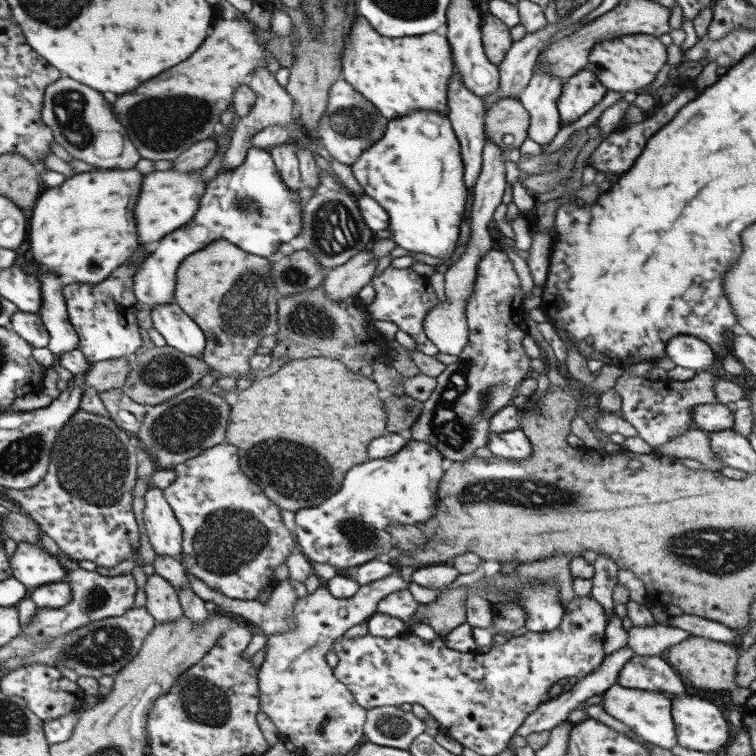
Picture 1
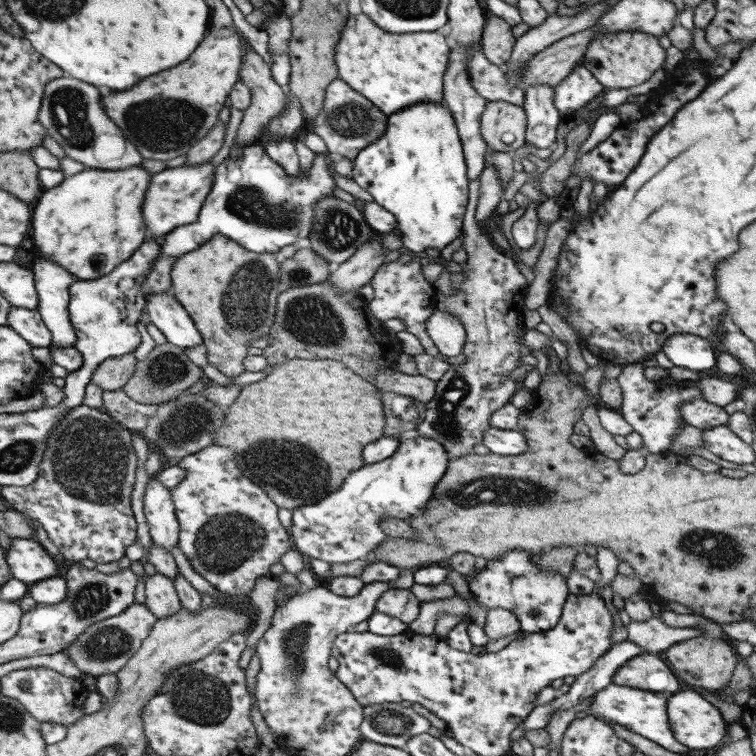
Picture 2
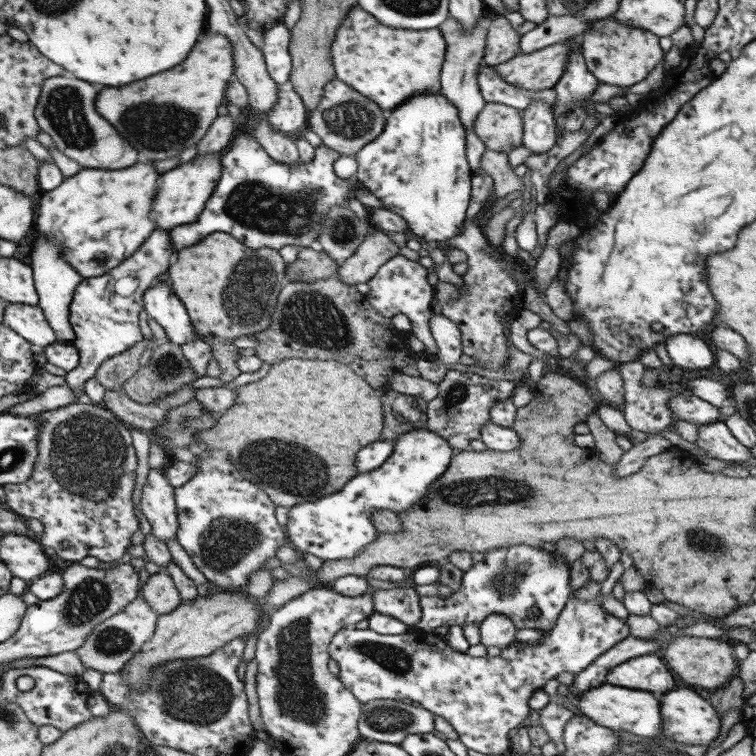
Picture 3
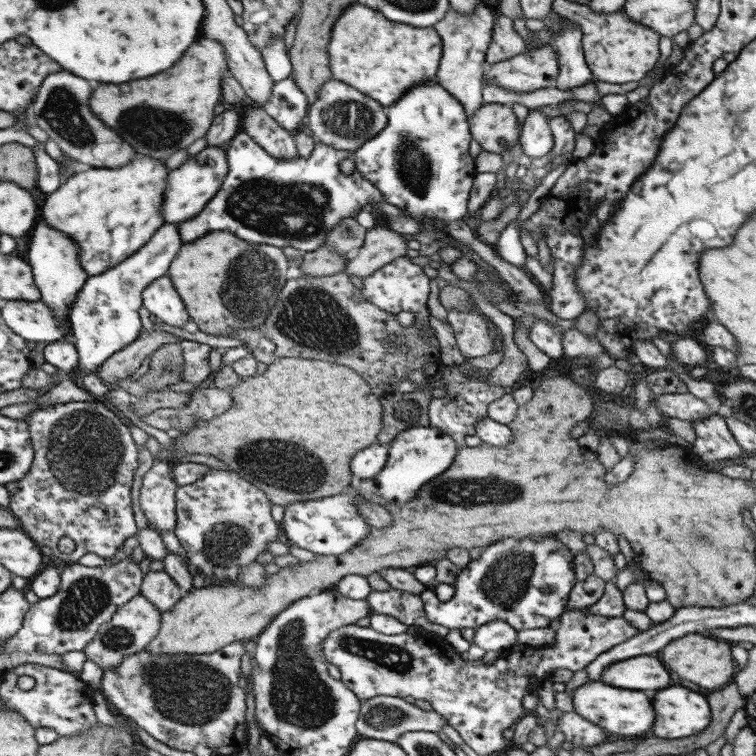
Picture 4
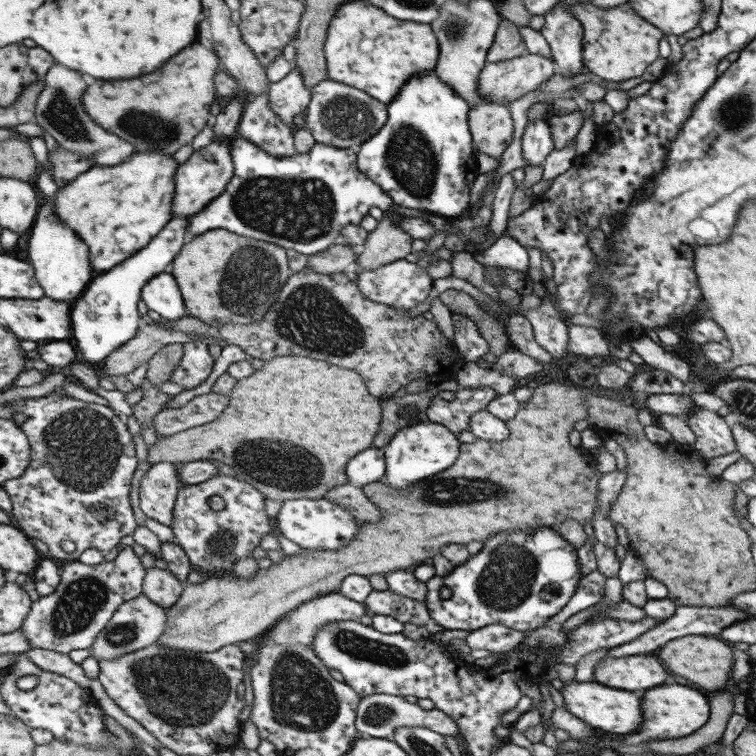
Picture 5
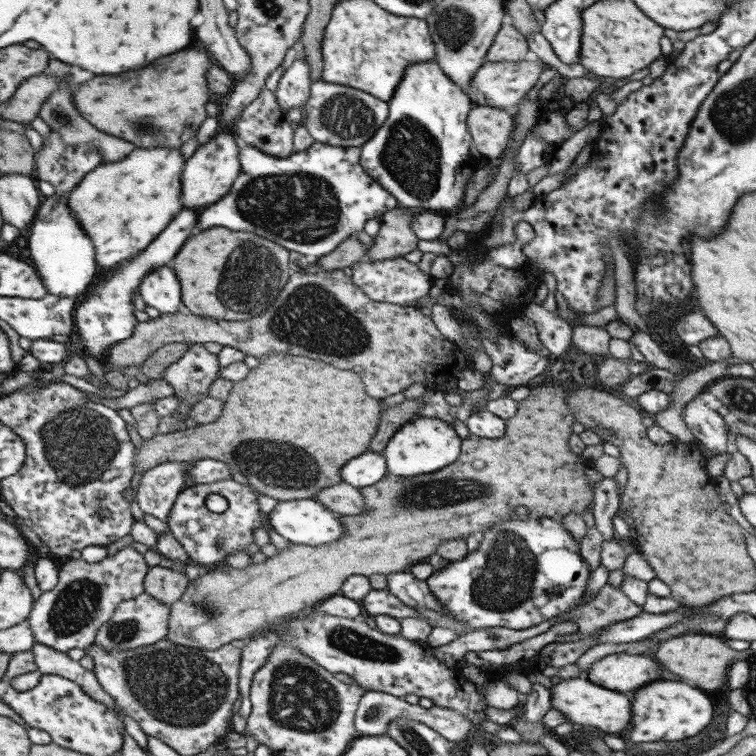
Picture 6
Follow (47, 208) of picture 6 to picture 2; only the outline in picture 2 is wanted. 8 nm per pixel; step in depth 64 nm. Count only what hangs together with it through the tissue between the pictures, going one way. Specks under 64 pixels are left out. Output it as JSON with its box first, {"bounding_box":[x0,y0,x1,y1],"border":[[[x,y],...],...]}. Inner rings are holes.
{"bounding_box":[32,256,77,348],"border":[[[36,256],[32,266],[34,287],[37,293],[37,312],[40,314],[43,324],[51,333],[51,346],[57,348],[73,347],[75,333],[68,317],[69,285],[77,278],[73,278],[59,263],[47,260],[43,256]]]}

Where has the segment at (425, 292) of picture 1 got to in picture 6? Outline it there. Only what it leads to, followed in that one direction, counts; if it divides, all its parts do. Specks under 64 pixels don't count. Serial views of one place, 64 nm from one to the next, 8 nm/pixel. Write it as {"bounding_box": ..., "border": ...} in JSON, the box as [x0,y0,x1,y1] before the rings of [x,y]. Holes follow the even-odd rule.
{"bounding_box":[351,257,431,306],"border":[[[403,257],[387,260],[365,261],[364,259],[351,266],[351,280],[375,302],[414,306],[416,300],[425,296],[431,286],[431,278],[425,275],[415,263],[408,262]]]}

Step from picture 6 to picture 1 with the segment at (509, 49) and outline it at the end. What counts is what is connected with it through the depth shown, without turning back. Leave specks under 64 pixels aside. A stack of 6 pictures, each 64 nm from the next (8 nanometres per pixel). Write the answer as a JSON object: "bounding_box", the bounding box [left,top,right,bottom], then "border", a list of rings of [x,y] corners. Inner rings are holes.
{"bounding_box":[480,16,512,67],"border":[[[485,16],[481,23],[480,42],[487,60],[496,67],[503,60],[505,53],[511,47],[512,41],[509,28],[496,16]]]}

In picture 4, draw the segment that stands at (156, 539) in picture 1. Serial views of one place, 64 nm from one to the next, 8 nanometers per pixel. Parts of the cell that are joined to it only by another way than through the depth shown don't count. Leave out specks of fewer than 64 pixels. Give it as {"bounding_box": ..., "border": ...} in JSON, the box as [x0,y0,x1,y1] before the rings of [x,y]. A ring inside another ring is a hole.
{"bounding_box":[139,462,176,534],"border":[[[165,462],[153,463],[145,472],[139,486],[139,506],[157,534],[173,532],[176,517],[174,507],[175,490],[171,480],[171,468]]]}

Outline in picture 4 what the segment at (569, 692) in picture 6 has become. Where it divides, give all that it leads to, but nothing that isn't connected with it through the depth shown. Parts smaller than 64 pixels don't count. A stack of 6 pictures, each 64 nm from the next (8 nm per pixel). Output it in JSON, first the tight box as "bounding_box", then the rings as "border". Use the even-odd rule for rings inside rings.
{"bounding_box":[571,680,654,739],"border":[[[600,680],[587,681],[571,692],[571,704],[575,713],[603,731],[623,735],[625,738],[640,739],[650,736],[651,732],[654,717],[651,694],[653,692],[615,688],[613,685],[603,684]]]}

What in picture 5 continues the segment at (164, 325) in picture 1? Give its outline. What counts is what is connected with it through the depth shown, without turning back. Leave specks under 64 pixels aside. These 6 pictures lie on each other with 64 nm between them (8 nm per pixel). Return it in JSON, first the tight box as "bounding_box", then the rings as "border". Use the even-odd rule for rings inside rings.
{"bounding_box":[140,270,187,321],"border":[[[168,270],[153,275],[153,278],[142,284],[140,299],[149,310],[157,312],[167,321],[187,315],[176,280]]]}

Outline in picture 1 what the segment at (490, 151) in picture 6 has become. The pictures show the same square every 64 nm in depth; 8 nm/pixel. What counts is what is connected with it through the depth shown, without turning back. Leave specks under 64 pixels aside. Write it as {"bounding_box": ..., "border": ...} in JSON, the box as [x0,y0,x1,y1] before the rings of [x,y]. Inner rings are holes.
{"bounding_box":[484,97,529,150],"border":[[[505,97],[503,100],[497,100],[484,113],[484,138],[496,144],[501,150],[519,148],[519,145],[526,137],[528,120],[529,114],[518,101],[509,97]],[[505,134],[511,134],[513,136],[511,144],[504,144],[501,141]]]}

